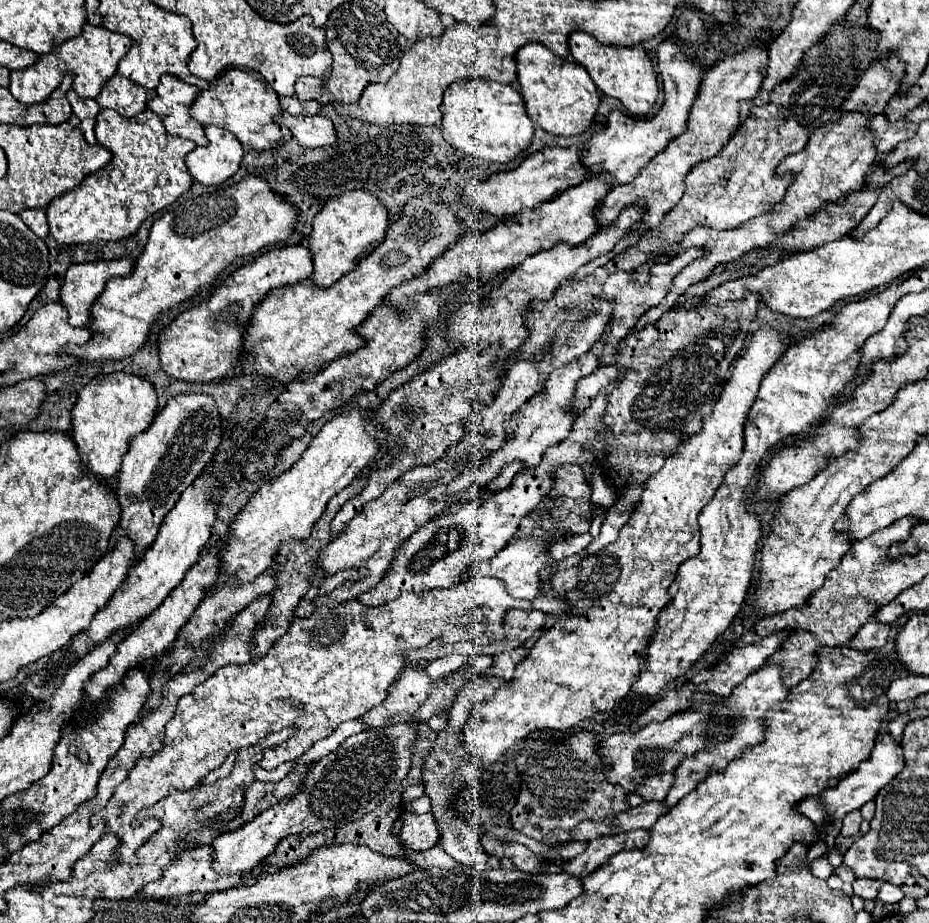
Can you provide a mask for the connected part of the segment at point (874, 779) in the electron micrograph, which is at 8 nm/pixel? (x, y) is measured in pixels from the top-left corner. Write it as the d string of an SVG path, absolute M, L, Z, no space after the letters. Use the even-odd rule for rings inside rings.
M887 732L887 734L879 734L877 740L875 740L875 748L871 752L871 758L865 760L863 764L859 764L859 768L855 772L851 772L847 778L843 778L835 788L831 790L825 790L821 794L821 798L807 798L803 800L797 808L801 814L805 814L809 820L813 820L819 828L823 828L823 820L825 816L829 814L831 820L829 820L829 826L825 826L825 842L829 844L829 848L833 846L835 842L835 836L841 832L841 820L845 814L853 812L853 810L859 810L865 802L869 800L875 800L877 792L889 784L899 772L903 770L903 752L901 752L901 744Z

